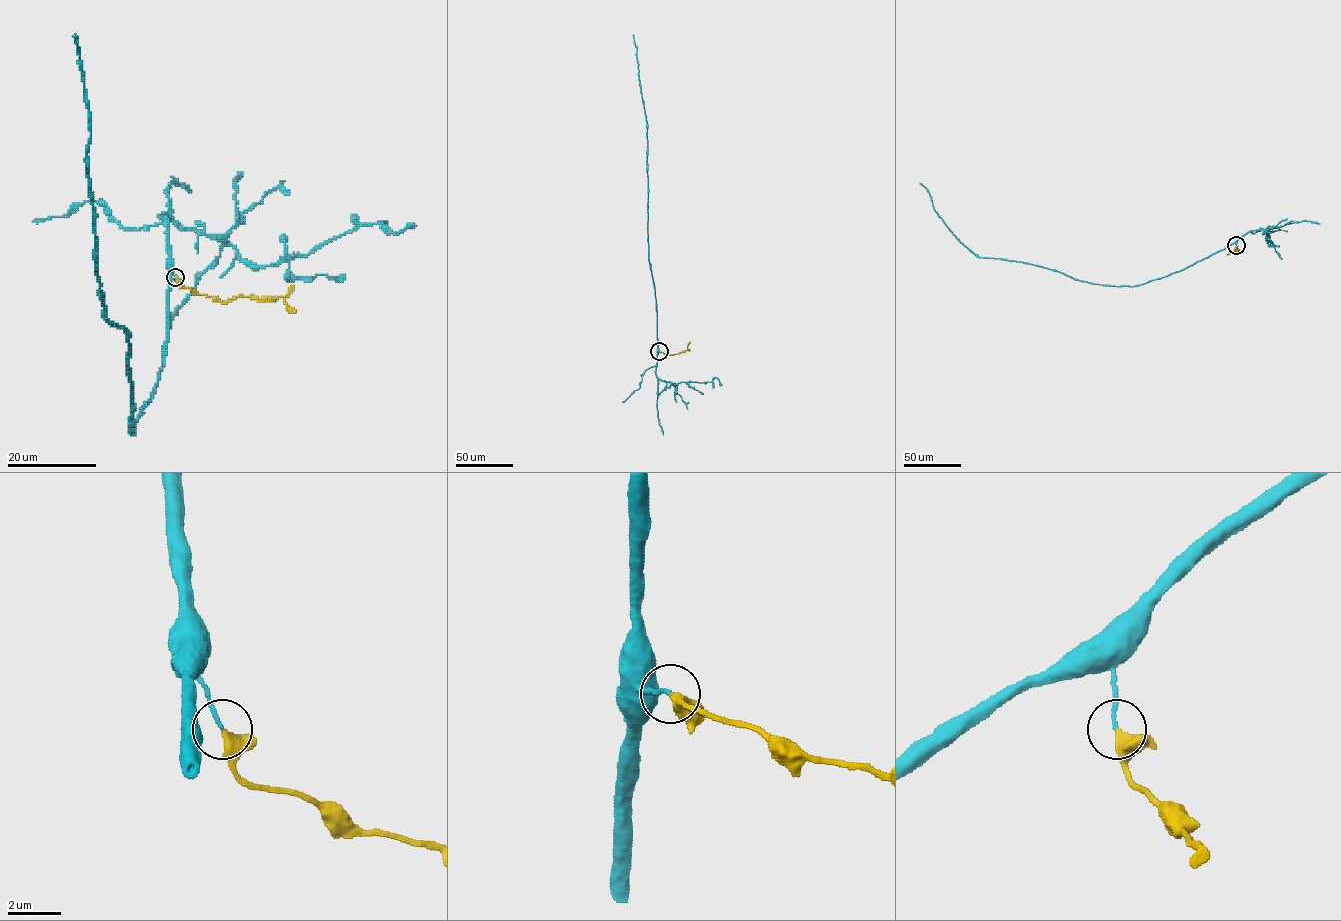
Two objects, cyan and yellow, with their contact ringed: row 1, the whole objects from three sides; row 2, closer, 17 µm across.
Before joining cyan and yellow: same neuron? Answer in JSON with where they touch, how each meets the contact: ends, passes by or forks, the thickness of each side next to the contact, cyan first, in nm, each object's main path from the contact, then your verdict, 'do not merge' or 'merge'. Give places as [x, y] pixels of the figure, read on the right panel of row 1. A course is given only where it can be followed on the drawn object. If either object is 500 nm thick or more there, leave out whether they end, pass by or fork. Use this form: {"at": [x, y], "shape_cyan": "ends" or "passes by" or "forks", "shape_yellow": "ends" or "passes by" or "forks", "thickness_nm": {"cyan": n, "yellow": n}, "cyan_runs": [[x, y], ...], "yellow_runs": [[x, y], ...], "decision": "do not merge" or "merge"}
{"at": [1236, 245], "shape_cyan": "ends", "shape_yellow": "ends", "thickness_nm": {"cyan": 120, "yellow": 440}, "cyan_runs": [[1236, 246], [1232, 243], [1143, 284], [1091, 284], [1029, 263], [976, 256], [953, 234], [920, 183]], "yellow_runs": [[1236, 246], [1240, 252], [1227, 255]], "decision": "merge"}

